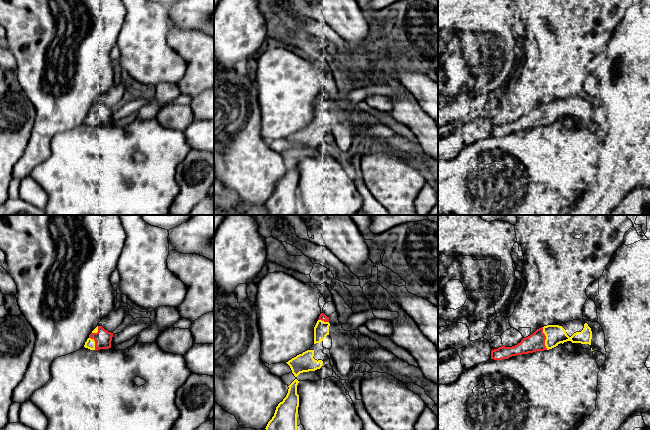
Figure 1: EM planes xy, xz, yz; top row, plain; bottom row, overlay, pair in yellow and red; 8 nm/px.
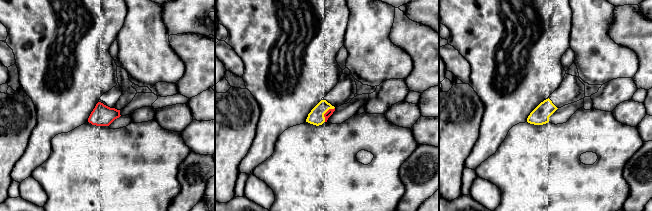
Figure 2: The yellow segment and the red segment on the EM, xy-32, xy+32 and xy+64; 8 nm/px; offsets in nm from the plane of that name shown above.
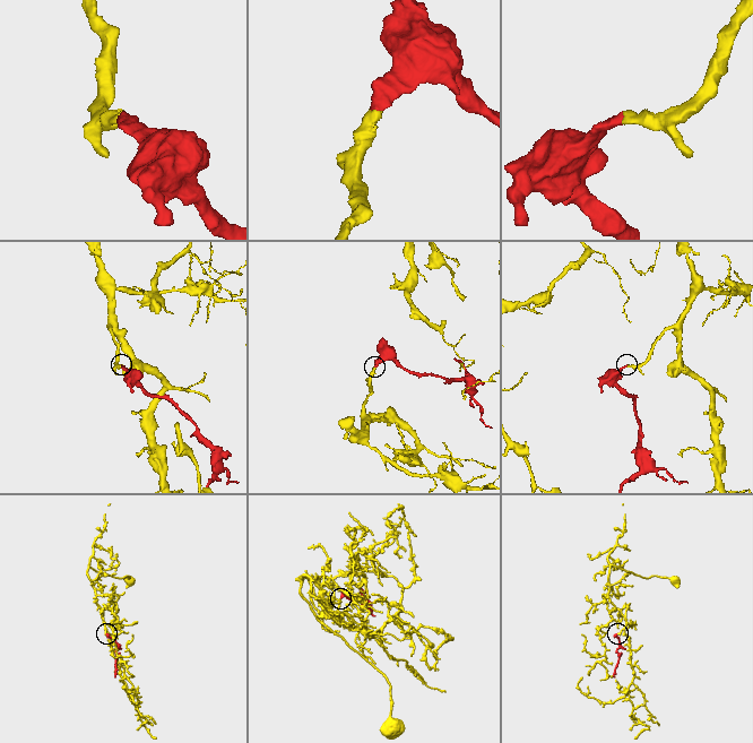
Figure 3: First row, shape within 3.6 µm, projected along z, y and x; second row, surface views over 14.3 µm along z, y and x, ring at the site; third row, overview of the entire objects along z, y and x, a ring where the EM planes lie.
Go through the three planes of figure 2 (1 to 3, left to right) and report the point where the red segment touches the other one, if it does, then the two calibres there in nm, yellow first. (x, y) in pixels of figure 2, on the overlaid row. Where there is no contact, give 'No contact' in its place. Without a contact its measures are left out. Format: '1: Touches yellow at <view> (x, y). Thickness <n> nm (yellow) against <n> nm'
1: No contact
2: Touches yellow at xy+32 (325, 112). Thickness 130 nm (yellow) against 50 nm
3: No contact

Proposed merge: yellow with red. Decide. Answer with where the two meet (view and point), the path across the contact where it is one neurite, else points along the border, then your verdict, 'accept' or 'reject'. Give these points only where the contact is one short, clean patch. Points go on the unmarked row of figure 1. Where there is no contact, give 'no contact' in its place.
meets yellow in yz at (546, 114); runs through yz (555, 110), (546, 114), (535, 118); accept

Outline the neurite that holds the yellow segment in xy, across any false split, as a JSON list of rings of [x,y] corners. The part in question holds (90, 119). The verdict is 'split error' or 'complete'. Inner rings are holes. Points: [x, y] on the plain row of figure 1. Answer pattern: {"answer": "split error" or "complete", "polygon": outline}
{"answer": "split error", "polygon": [[[97,102],[89,111],[84,123],[95,127],[111,124],[112,113],[113,109],[108,108],[102,102]]]}

